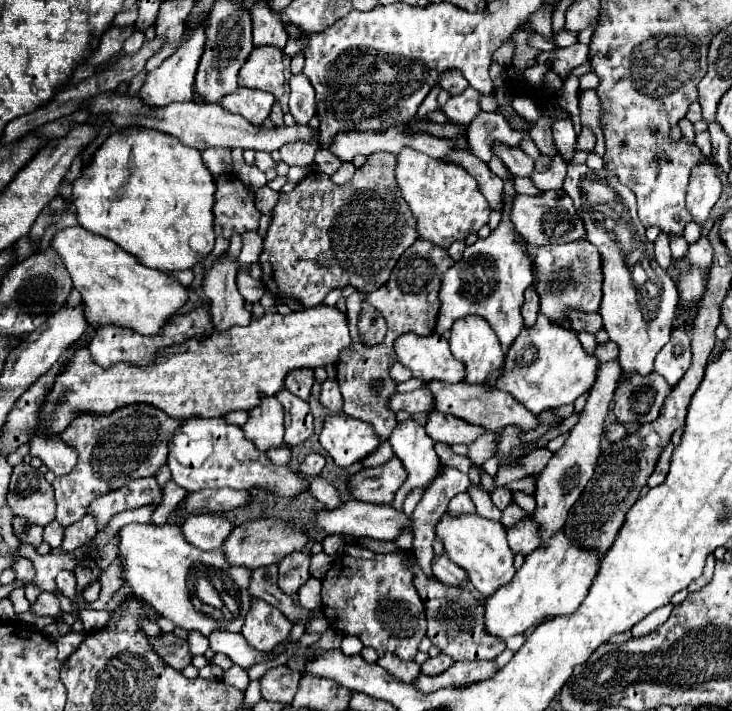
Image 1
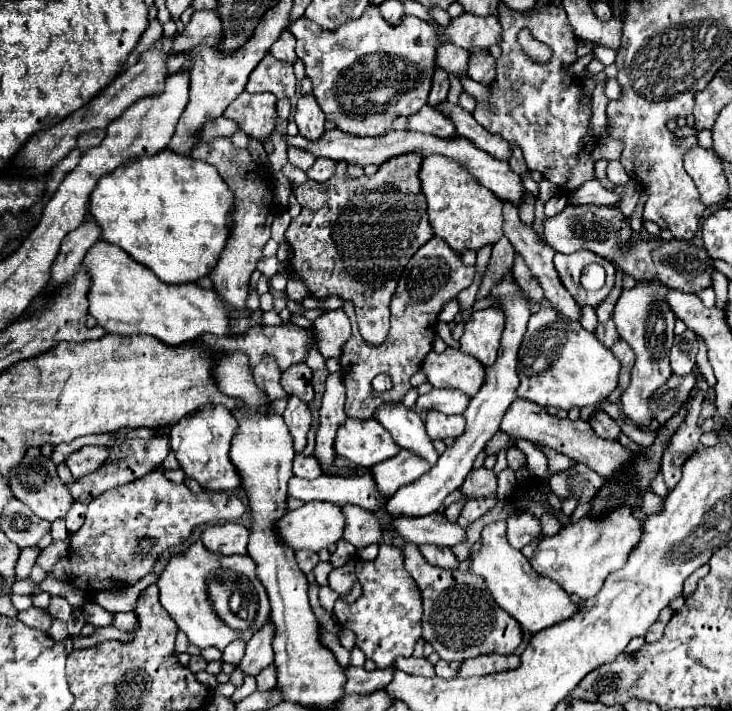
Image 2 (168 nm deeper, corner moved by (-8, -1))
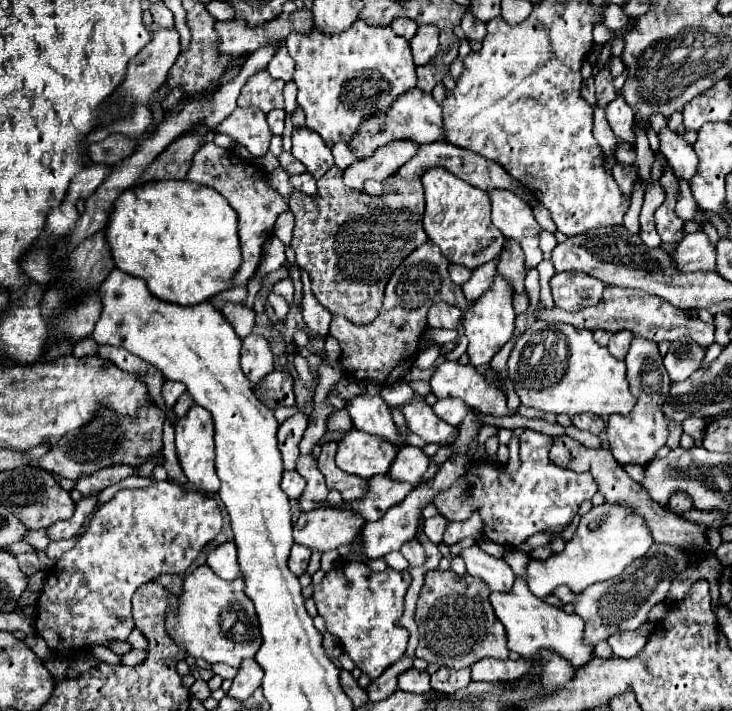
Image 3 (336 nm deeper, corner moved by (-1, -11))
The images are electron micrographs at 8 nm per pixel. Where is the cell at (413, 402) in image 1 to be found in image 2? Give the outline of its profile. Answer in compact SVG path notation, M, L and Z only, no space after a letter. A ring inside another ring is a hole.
M431 389L427 395L419 395L415 407L421 411L441 411L447 415L459 415L469 405L469 397L465 393L457 393L451 389Z

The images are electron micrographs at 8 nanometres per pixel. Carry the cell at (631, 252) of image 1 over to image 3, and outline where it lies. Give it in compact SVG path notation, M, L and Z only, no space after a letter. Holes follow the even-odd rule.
M636 337L632 339L630 351L626 355L626 365L628 365L630 393L636 397L636 405L630 411L630 415L610 415L606 425L606 437L612 455L620 465L626 463L646 465L656 457L656 451L664 447L668 439L670 419L666 419L662 411L662 403L666 401L670 389L670 377L666 375L662 357L658 353L658 345L646 339L636 339Z

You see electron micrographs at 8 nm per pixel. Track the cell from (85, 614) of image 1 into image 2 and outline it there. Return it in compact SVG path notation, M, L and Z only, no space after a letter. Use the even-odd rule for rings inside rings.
M113 613L113 627L121 631L129 631L131 627L137 627L133 613Z

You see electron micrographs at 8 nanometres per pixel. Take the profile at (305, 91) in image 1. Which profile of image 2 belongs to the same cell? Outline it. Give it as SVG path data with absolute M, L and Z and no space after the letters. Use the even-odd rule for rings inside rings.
M313 93L299 97L293 119L303 137L317 139L325 131L325 115L323 115L321 107L317 105L317 99L313 97Z

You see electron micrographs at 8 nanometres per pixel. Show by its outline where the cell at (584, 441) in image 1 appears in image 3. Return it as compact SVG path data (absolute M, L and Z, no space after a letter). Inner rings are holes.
M626 329L616 331L616 333L612 333L612 337L610 337L610 341L608 341L608 351L610 351L616 359L624 359L626 353L628 353L630 341L632 341L630 331L626 331Z

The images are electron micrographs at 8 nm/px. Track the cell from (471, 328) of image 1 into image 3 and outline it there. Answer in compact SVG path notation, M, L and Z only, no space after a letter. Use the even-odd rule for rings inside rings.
M496 275L492 287L484 295L480 295L462 315L462 327L470 341L468 357L470 357L470 363L480 371L486 371L486 365L490 363L490 359L504 347L504 343L508 343L508 339L514 333L516 313L512 307L512 295L514 295L512 285L502 275Z

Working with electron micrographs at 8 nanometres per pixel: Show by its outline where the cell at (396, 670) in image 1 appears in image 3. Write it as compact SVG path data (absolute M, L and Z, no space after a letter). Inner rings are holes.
M410 669L410 671L406 671L406 675L402 675L398 685L402 691L426 693L426 691L430 691L430 675L428 675L428 671Z

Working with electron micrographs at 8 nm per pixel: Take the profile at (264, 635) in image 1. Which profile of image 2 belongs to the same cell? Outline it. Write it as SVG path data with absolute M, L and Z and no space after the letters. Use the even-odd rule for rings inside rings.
M267 621L247 643L245 657L241 659L239 667L243 669L245 675L257 675L263 667L273 663L273 635L275 635L275 625L273 621Z

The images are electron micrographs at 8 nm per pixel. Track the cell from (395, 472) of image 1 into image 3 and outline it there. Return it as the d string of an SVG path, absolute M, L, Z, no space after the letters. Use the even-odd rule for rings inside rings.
M404 445L398 449L388 475L392 479L402 479L412 485L418 485L422 473L428 469L428 463L430 463L430 457L420 447Z

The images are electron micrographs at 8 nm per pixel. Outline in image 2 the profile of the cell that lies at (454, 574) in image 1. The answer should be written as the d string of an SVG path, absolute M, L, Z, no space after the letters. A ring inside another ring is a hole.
M421 545L419 547L423 557L439 569L449 569L455 571L459 567L459 559L455 557L455 553L449 547L437 547L437 545Z

